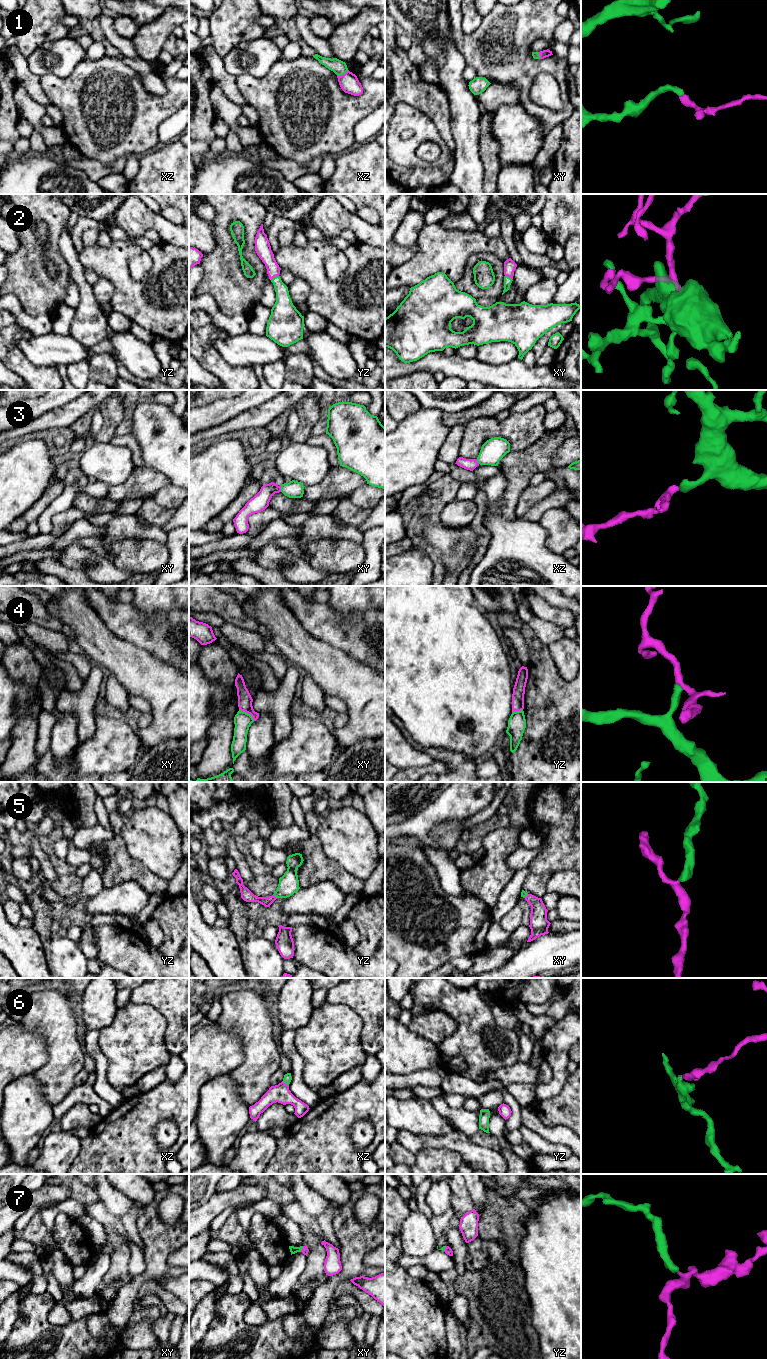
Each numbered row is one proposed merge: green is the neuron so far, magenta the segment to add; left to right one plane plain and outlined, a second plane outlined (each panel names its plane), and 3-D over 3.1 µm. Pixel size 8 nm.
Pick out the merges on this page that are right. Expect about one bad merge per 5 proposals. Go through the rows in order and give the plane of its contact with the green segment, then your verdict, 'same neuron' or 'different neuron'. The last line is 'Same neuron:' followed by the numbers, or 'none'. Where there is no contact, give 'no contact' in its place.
1: meets green in xz; same neuron
2: meets green in yz; same neuron
3: meets green in xy; same neuron
4: meets green in xy; different neuron
5: meets green in yz; same neuron
6: meets green in xz; same neuron
7: meets green in xy; same neuron
Same neuron: 1, 2, 3, 5, 6, 7

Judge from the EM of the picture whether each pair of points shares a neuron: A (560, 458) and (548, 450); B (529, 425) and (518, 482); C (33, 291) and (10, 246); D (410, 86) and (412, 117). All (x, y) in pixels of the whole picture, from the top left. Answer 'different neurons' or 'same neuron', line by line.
A: different neurons
B: different neurons
C: different neurons
D: different neurons

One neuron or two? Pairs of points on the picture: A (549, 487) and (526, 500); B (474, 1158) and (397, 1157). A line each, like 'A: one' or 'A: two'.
A: one
B: two

